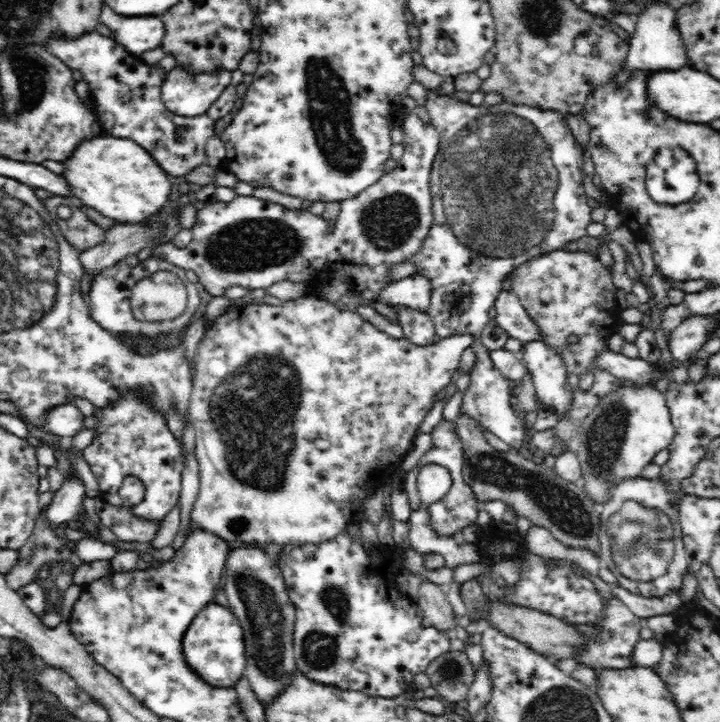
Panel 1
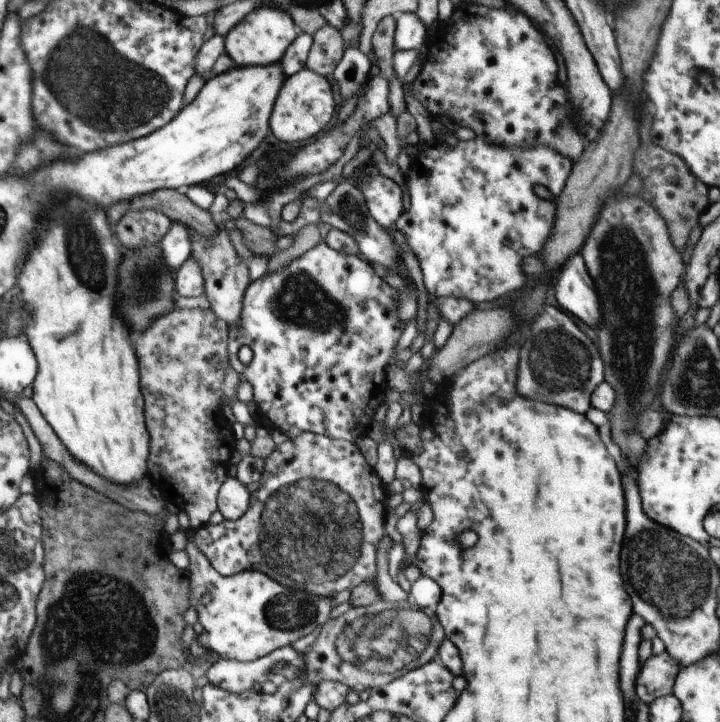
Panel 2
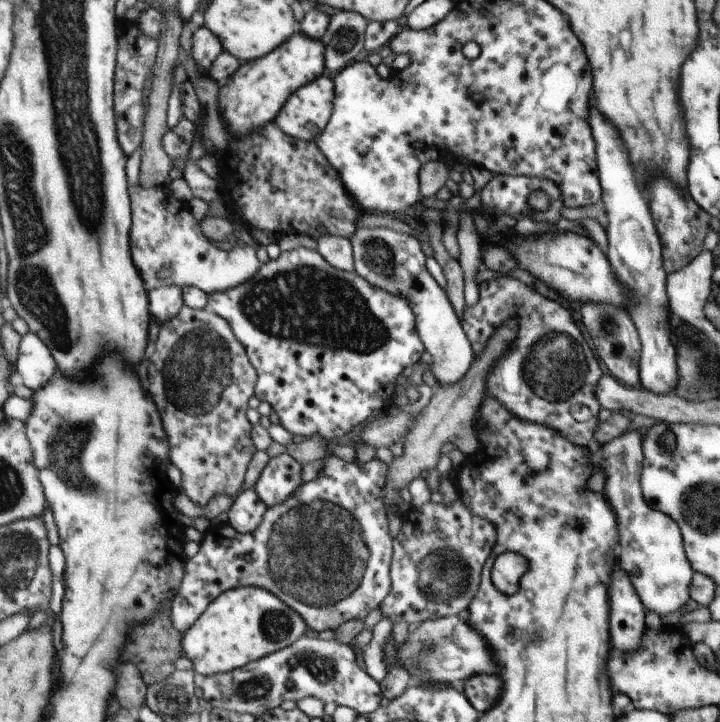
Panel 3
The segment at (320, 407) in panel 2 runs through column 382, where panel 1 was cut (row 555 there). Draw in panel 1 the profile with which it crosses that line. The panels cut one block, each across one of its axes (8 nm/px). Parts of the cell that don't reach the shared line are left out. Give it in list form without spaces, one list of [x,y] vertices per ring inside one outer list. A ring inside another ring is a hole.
[[[340,532],[334,540],[320,542],[320,544],[304,544],[304,546],[294,546],[286,544],[282,548],[282,554],[278,556],[276,563],[282,571],[282,578],[288,589],[289,600],[295,608],[295,628],[293,629],[293,648],[295,653],[295,663],[297,670],[310,680],[315,680],[320,684],[332,684],[344,690],[355,690],[363,692],[366,696],[383,696],[384,698],[396,698],[404,692],[413,689],[414,676],[424,673],[431,663],[437,663],[440,658],[450,654],[450,639],[452,635],[441,632],[432,626],[425,626],[420,606],[412,598],[406,596],[399,589],[397,576],[404,569],[402,557],[406,550],[400,552],[394,549],[379,545],[373,548],[366,548],[362,543]]]

